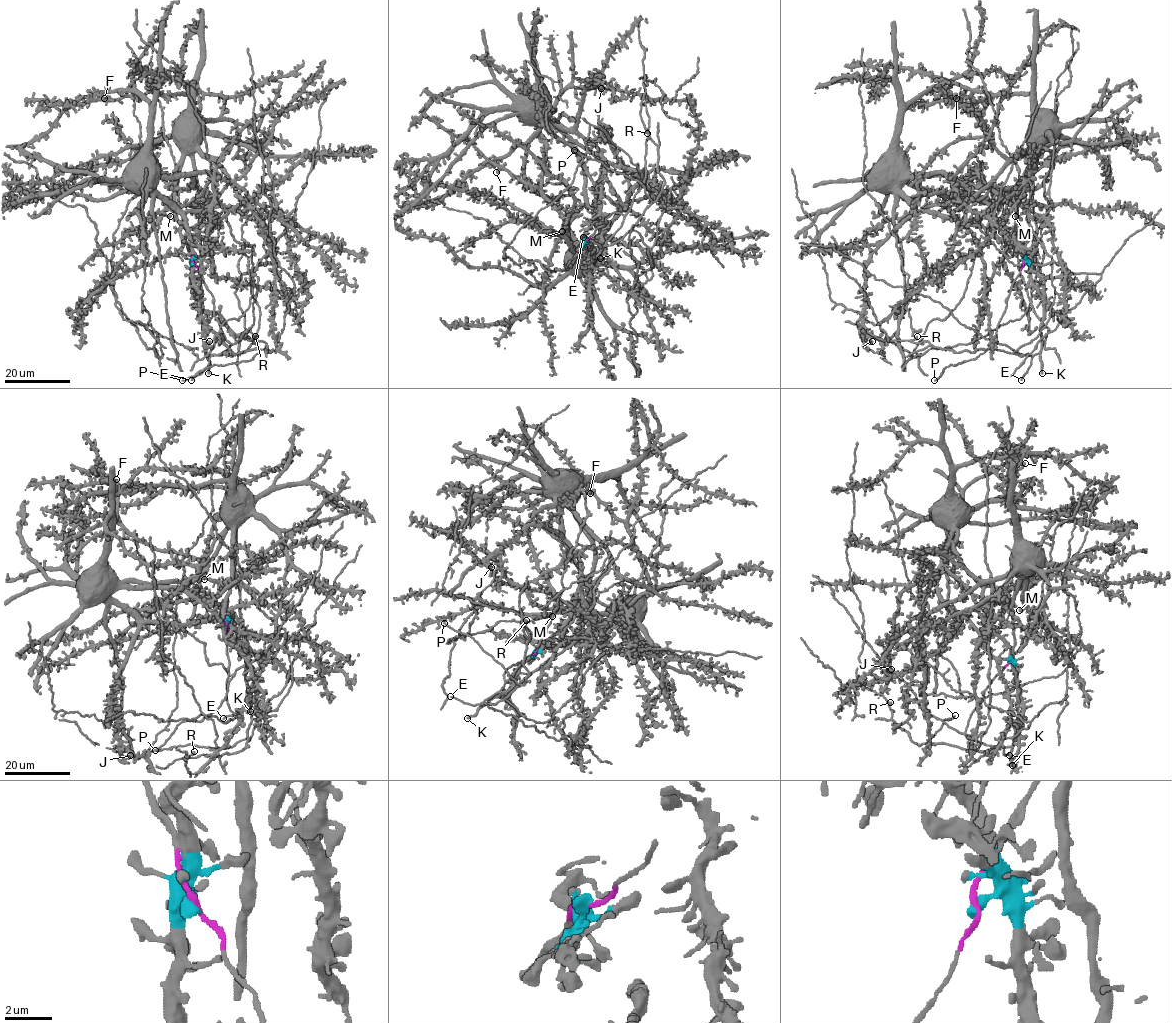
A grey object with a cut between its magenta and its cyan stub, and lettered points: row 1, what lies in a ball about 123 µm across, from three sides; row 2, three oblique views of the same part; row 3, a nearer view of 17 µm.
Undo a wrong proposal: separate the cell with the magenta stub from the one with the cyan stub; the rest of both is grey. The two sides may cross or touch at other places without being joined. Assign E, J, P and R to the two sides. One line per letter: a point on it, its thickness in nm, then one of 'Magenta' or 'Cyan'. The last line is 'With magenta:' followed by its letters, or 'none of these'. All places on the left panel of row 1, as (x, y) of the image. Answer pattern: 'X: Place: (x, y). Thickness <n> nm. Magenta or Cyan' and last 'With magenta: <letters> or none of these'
E: Place: (191, 380). Thickness 160 nm. Magenta
J: Place: (209, 341). Thickness 500 nm. Cyan
P: Place: (182, 380). Thickness 130 nm. Magenta
R: Place: (255, 336). Thickness 440 nm. Magenta
With magenta: E, P, R

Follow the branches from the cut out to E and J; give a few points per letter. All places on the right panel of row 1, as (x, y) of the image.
E: (1023, 263), (1007, 297), (996, 336), (1000, 344), (1032, 357), (1031, 365), (1021, 380)
J: (1023, 263), (980, 197), (947, 174), (909, 176), (899, 188), (912, 213), (865, 270), (872, 341)

